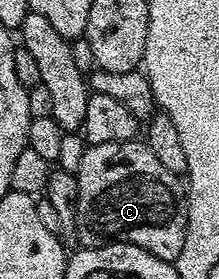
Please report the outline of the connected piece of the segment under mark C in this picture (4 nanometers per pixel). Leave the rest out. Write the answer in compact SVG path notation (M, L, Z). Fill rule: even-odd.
M142 140L125 143L101 143L87 148L81 159L77 174L79 179L79 198L77 199L77 219L75 220L75 239L82 248L96 249L102 245L112 245L115 241L133 243L138 249L149 251L164 263L174 263L185 247L187 230L187 202L185 189L180 178L167 170L157 155Z

